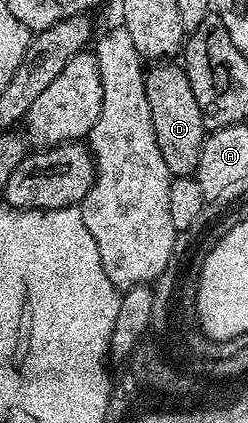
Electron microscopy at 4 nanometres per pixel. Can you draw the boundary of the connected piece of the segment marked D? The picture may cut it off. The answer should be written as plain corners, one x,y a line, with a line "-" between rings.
160,62
145,71
147,101
151,110
151,121
154,124
155,141
162,153
162,160
174,178
192,176
201,158
201,150
207,129
198,107
197,98
190,87
189,78
179,65

